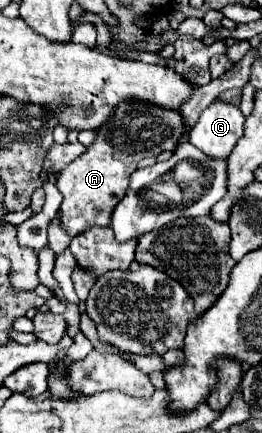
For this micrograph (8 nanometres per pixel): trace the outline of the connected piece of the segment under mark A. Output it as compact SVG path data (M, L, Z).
M124 100L110 118L96 130L96 140L82 156L70 162L56 180L64 196L62 226L78 236L92 226L110 226L114 206L128 190L128 178L144 156L158 156L164 150L174 150L186 134L186 122L178 110L168 110L144 100Z

